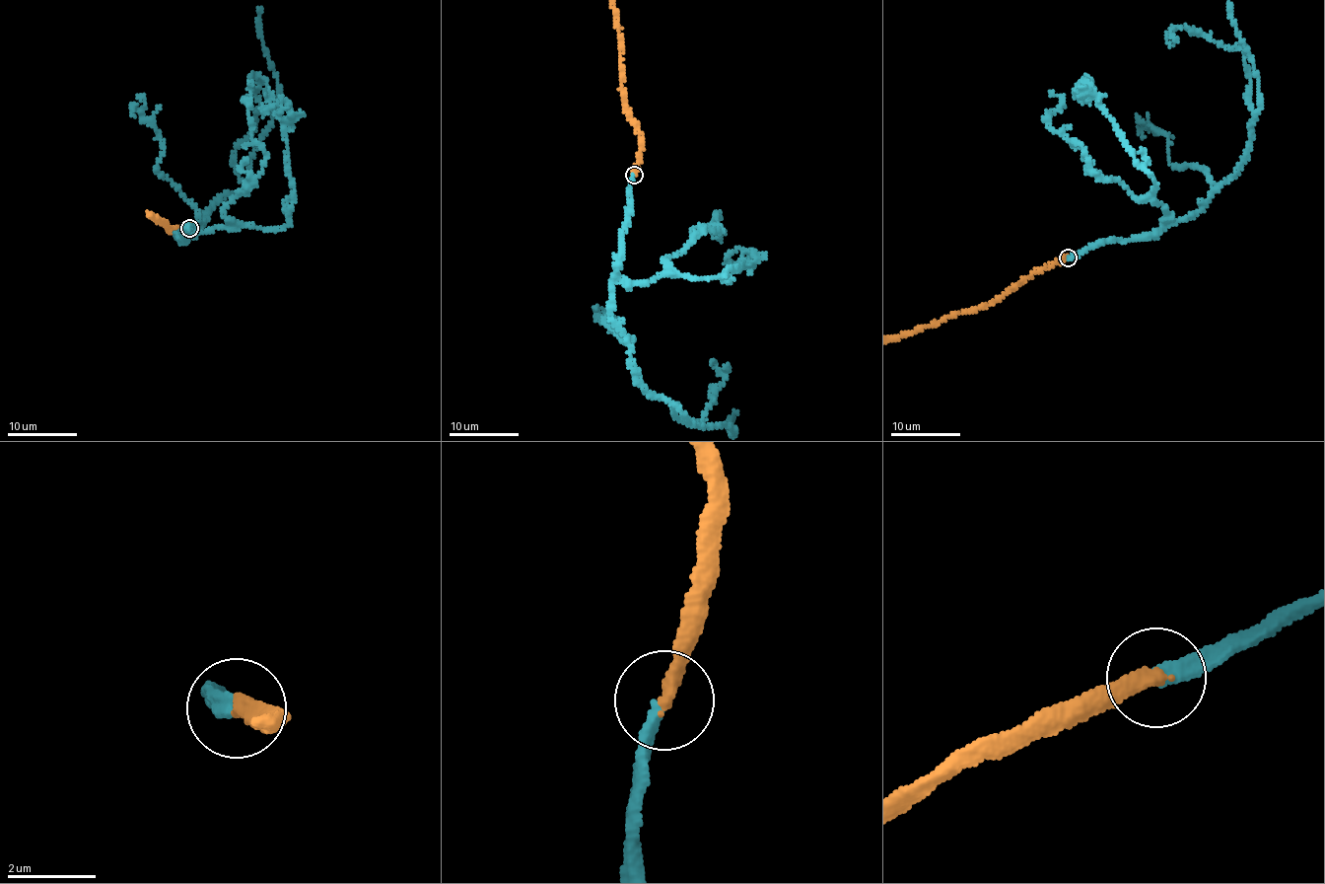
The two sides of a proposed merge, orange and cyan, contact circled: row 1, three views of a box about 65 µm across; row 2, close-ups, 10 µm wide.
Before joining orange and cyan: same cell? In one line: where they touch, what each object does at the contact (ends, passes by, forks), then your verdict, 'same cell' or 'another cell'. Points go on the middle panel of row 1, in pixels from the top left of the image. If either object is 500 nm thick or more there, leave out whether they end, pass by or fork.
(634, 175) | orange ends | cyan ends | same cell

